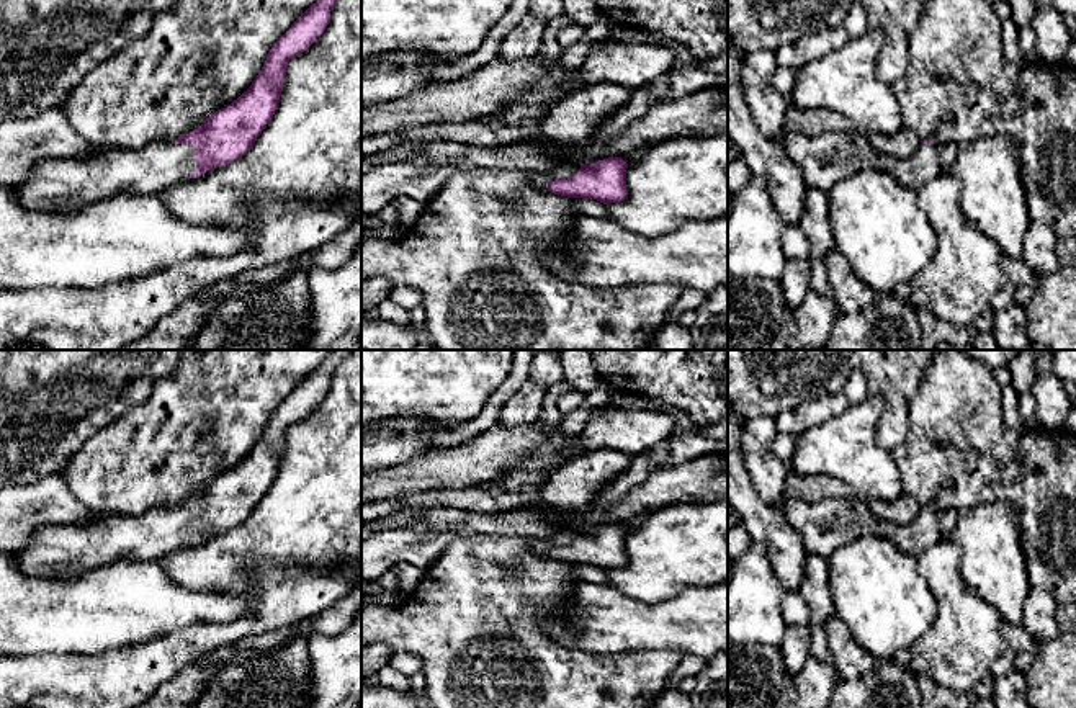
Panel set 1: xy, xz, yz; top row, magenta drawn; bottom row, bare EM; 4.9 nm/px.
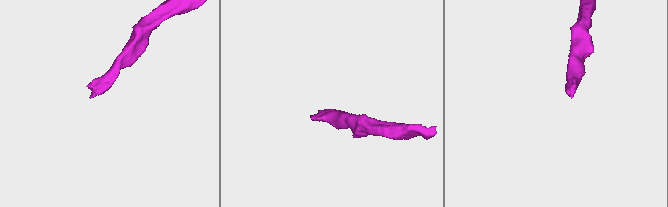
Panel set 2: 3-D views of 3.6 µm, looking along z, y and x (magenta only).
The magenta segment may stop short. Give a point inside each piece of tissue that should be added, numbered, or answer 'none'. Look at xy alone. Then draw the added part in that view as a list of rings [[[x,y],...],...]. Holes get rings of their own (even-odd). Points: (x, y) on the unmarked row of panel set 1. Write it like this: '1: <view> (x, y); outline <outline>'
1: xy (58, 550); outline [[[175,507],[152,509],[137,517],[111,515],[85,527],[52,525],[38,530],[18,551],[18,567],[29,576],[75,576],[103,564],[162,559],[195,536],[193,513]]]

